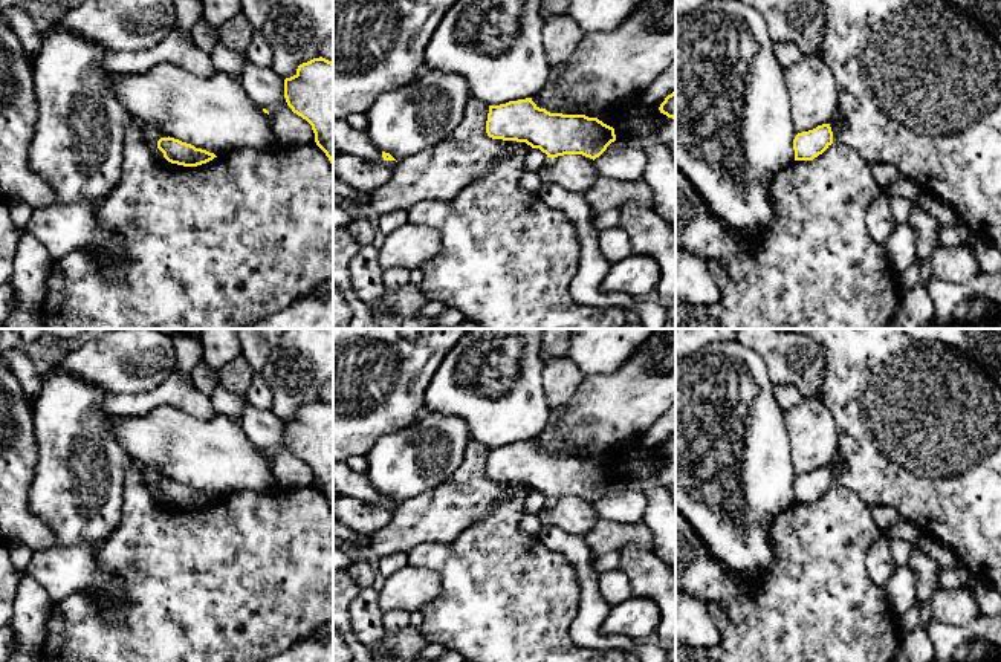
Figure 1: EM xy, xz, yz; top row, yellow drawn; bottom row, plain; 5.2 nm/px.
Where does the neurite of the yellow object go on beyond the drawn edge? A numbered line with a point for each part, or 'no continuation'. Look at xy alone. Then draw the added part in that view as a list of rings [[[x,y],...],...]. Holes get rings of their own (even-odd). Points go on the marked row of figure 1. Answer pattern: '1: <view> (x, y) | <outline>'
no continuation

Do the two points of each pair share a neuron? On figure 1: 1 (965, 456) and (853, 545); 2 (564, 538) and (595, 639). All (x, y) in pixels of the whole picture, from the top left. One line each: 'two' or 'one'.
1: two
2: one

